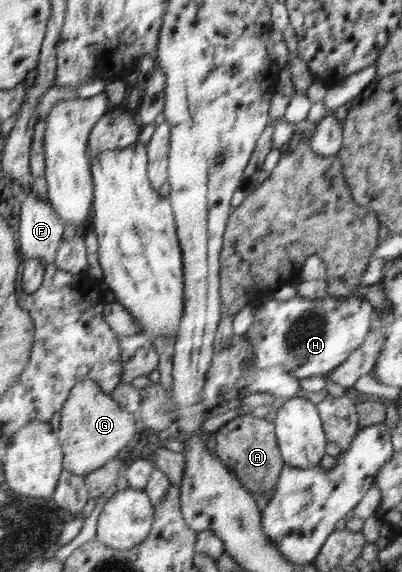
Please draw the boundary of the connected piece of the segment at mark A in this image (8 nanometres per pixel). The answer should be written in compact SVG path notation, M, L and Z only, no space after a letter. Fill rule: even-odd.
M251 414L237 416L217 431L216 456L236 474L242 486L262 499L274 489L284 467L275 435L274 420L254 417Z

